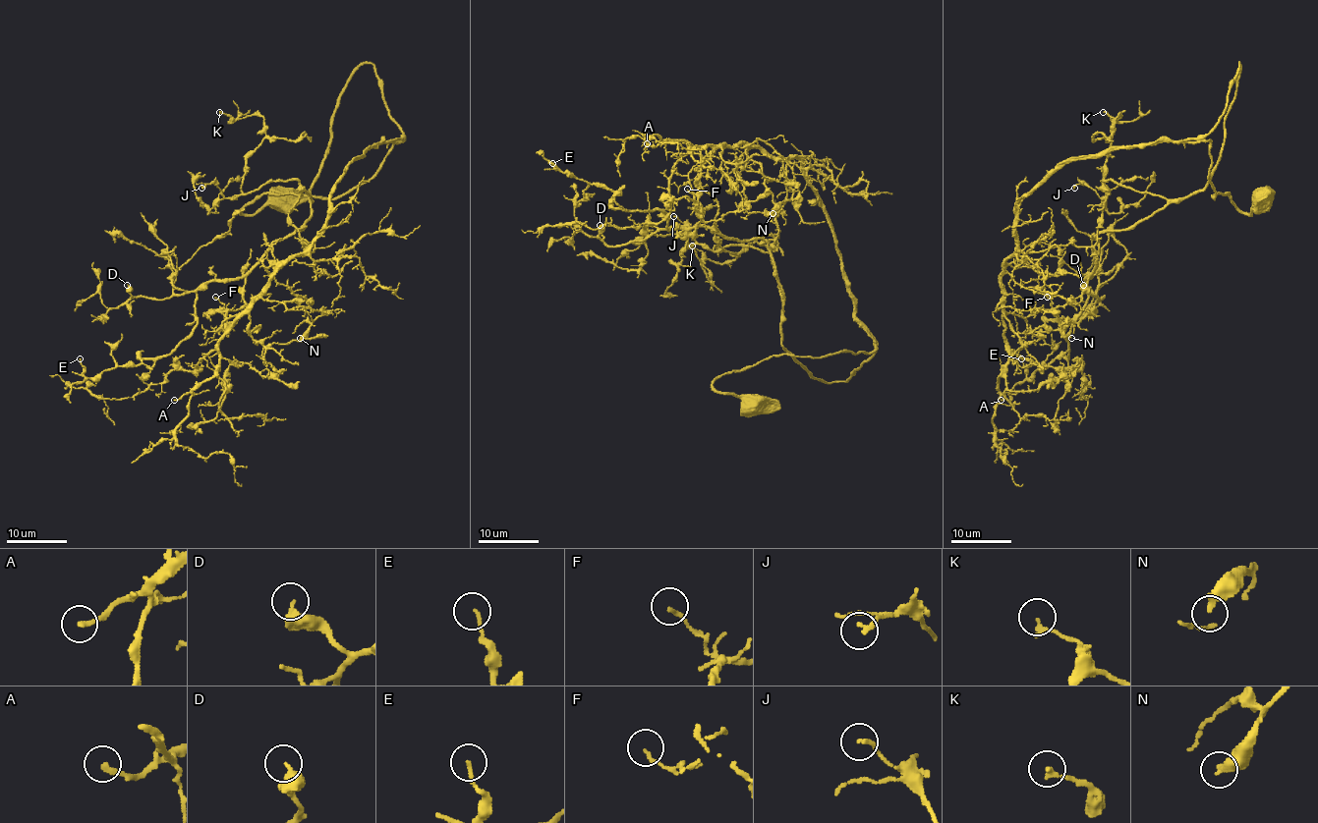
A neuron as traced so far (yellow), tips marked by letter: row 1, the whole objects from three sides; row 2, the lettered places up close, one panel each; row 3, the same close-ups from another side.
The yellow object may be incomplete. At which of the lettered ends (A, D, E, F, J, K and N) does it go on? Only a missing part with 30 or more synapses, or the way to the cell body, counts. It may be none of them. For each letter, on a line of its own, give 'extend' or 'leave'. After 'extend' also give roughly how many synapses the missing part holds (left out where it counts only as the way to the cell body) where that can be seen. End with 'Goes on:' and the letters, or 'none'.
A: extend; 35 synapses
D: leave
E: leave
F: leave
J: leave
K: leave
N: leave
Goes on: A

